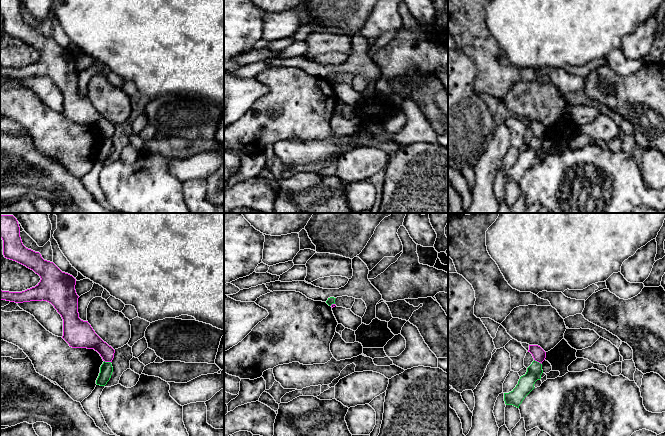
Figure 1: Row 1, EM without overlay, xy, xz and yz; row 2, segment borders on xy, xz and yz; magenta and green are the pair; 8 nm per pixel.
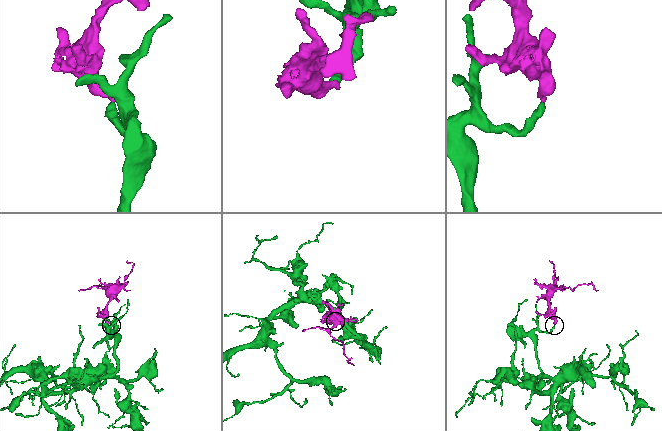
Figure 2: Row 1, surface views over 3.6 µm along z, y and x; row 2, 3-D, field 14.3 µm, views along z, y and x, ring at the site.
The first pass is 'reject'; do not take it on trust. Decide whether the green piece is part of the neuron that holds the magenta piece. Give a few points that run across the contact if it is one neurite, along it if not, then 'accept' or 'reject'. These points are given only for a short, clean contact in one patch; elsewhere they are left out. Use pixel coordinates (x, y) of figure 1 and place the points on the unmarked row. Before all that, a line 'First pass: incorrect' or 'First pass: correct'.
First pass: correct
yz (534, 135), (541, 140) | reject

